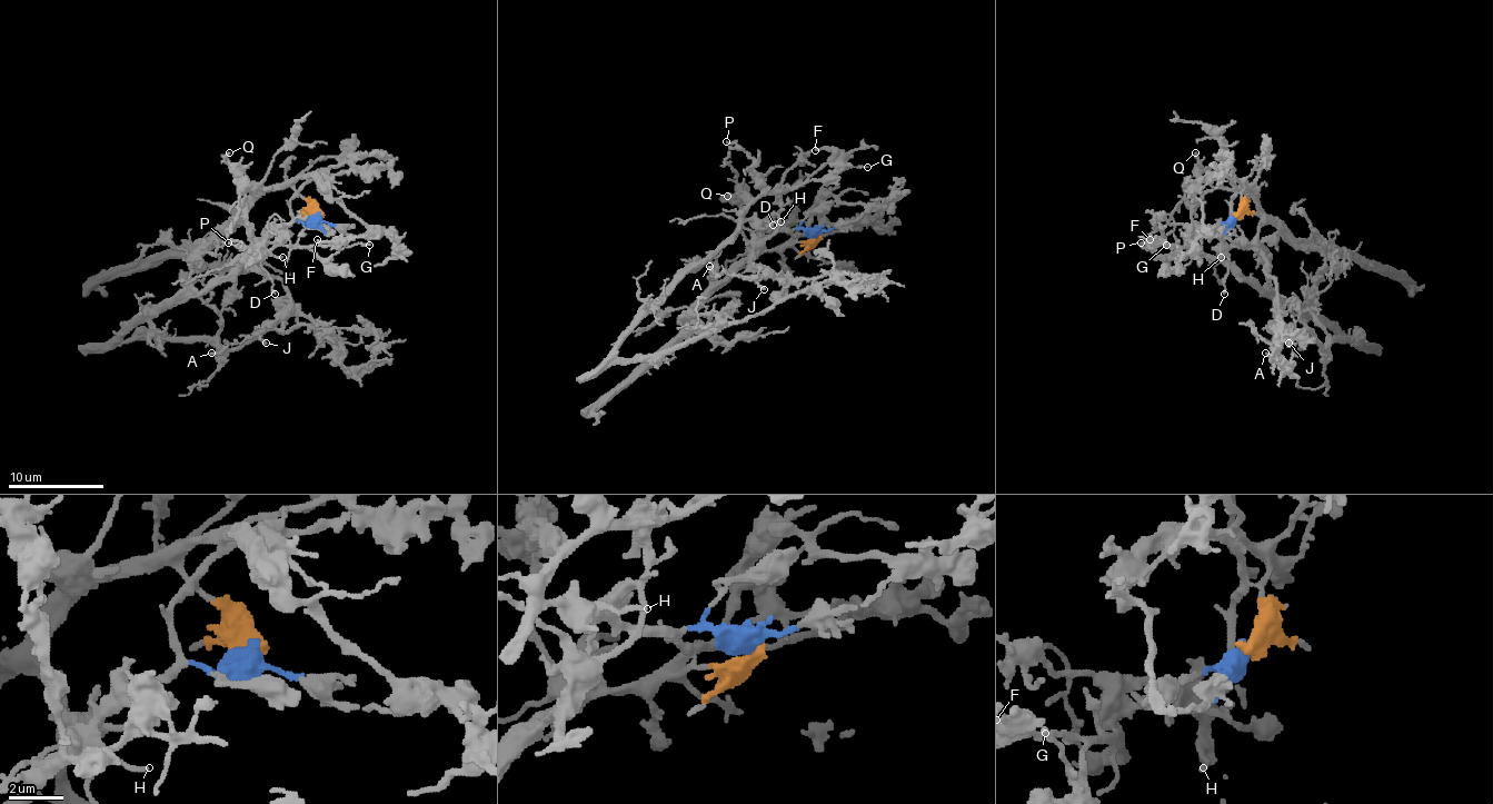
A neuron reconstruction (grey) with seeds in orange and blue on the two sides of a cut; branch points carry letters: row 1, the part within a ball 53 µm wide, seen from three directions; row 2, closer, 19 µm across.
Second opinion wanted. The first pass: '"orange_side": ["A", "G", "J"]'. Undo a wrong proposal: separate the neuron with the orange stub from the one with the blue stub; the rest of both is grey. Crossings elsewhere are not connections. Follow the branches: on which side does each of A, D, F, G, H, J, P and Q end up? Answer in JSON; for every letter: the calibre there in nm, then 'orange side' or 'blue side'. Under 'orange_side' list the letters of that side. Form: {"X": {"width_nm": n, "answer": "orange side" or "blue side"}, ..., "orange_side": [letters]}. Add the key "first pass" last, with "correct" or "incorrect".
{"A": {"width_nm": 190, "answer": "orange side"}, "D": {"width_nm": 180, "answer": "blue side"}, "F": {"width_nm": 160, "answer": "blue side"}, "G": {"width_nm": 180, "answer": "blue side"}, "H": {"width_nm": 150, "answer": "blue side"}, "J": {"width_nm": 200, "answer": "orange side"}, "P": {"width_nm": 150, "answer": "blue side"}, "Q": {"width_nm": 240, "answer": "orange side"}, "orange_side": ["A", "J", "Q"], "first pass": "incorrect"}

